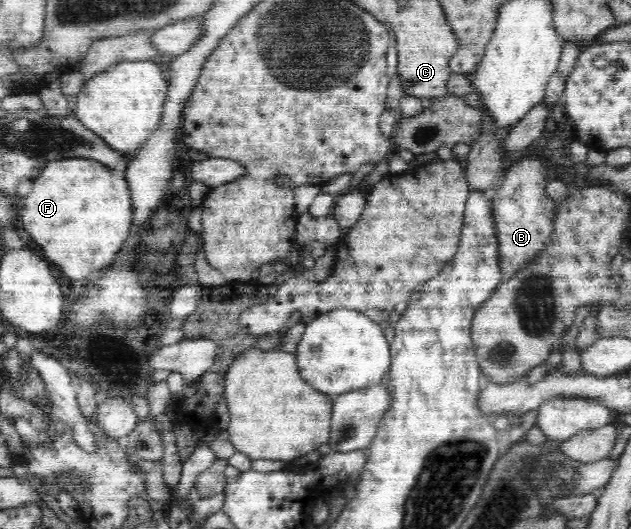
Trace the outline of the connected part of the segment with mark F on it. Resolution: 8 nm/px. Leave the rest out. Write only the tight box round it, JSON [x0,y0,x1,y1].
[19,158,131,280]

